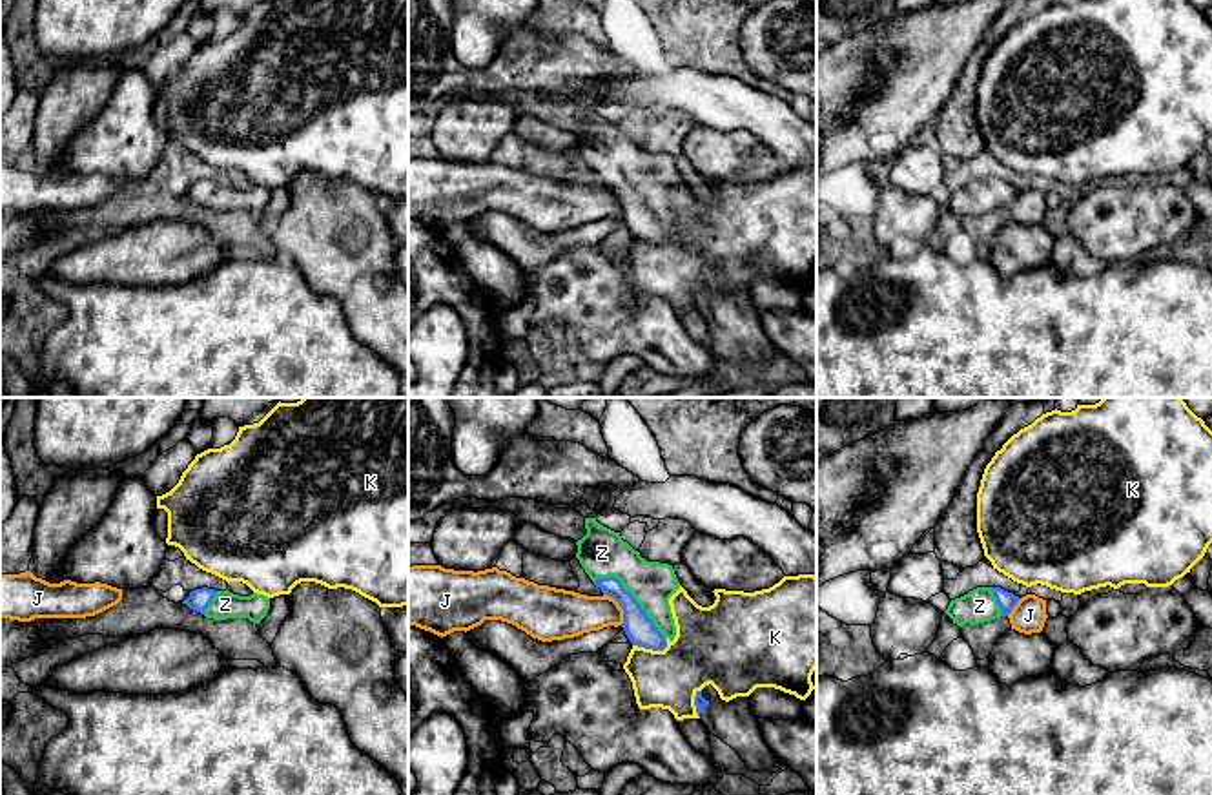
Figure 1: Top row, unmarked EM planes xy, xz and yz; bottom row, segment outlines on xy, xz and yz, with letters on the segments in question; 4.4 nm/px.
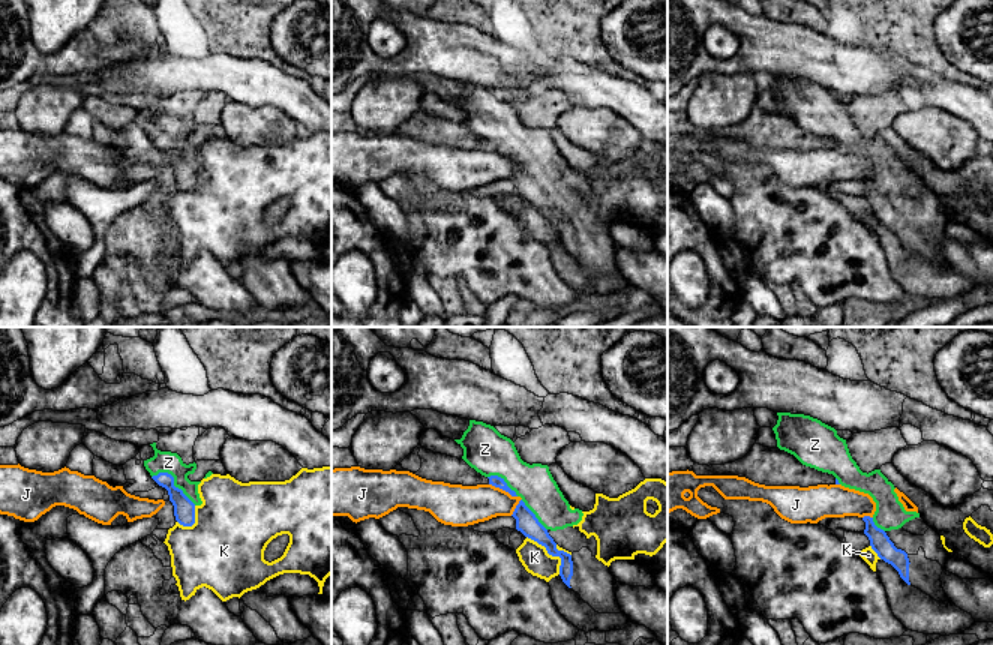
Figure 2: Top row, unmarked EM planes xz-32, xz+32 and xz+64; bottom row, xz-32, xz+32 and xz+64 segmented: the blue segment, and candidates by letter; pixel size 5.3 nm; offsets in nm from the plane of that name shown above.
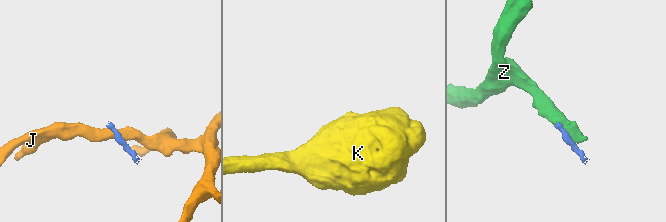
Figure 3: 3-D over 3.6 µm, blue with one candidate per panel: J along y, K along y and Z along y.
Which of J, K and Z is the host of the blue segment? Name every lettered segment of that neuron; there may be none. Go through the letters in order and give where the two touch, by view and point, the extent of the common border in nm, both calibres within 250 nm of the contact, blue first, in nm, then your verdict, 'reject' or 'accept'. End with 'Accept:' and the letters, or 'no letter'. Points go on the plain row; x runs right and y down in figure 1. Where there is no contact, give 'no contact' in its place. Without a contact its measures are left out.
J: meets blue in xz at (620, 197); contact 170 nm long; 140 nm thick on the blue side, 200 nm on the other; reject
K: meets blue in xz at (651, 239); contact 160 nm long; 140 nm thick on the blue side, 300 nm on the other; reject
Z: meets blue in xz at (633, 188); contact 420 nm long; 140 nm thick on the blue side, 220 nm on the other; accept
Accept: Z

